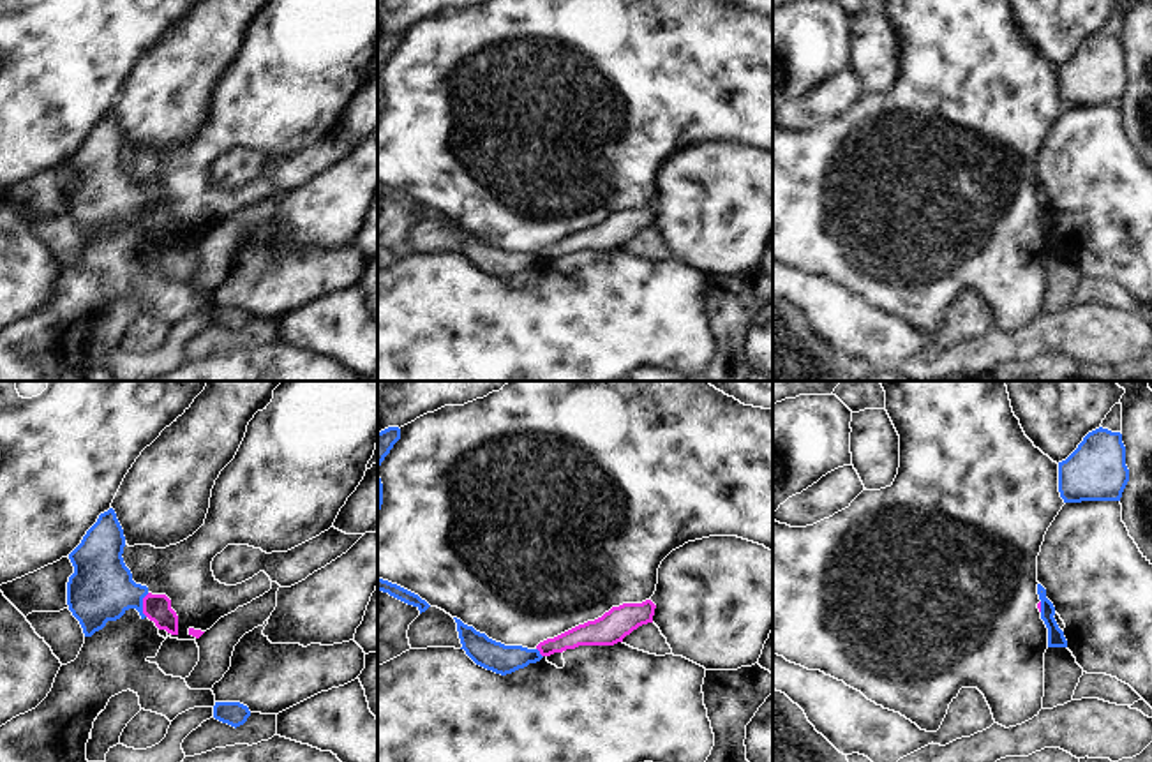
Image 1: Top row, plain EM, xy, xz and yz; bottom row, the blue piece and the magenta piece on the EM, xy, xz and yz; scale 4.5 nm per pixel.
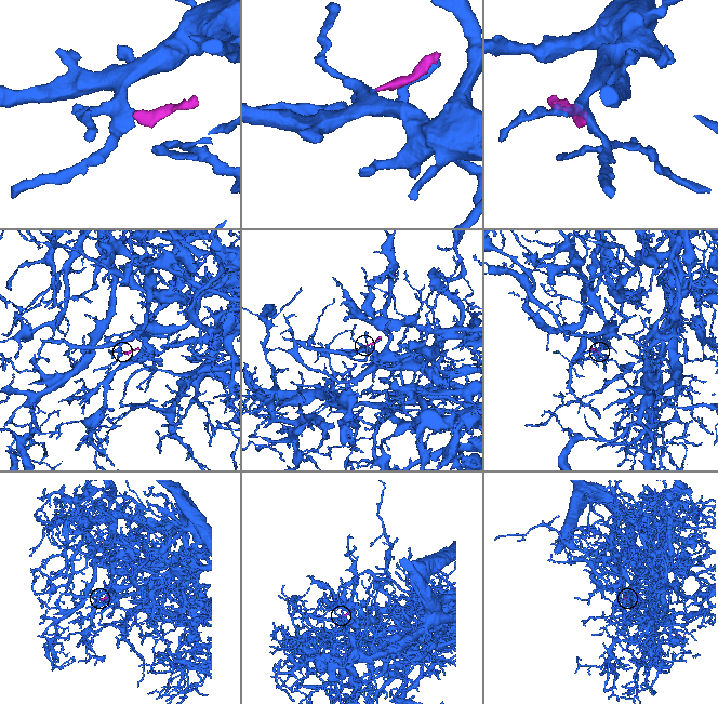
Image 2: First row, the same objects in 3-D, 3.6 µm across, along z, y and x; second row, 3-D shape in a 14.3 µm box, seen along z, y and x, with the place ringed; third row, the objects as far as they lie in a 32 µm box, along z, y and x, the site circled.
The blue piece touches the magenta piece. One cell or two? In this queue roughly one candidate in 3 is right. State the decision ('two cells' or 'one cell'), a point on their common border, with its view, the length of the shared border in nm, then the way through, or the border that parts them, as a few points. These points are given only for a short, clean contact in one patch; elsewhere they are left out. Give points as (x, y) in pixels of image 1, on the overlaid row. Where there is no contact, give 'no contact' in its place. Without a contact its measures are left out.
two cells | xy (142, 605) | 110 nm | along xy (149, 593), (143, 598), (145, 616)

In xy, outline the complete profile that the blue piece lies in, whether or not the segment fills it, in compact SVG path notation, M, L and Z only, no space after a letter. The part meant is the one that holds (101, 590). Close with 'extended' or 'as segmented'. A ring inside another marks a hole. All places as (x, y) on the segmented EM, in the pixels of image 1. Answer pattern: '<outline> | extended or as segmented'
M113 508L101 513L81 543L69 554L74 573L67 582L67 605L85 637L120 619L129 609L143 614L148 587L132 580L123 563L125 536Z | as segmented

